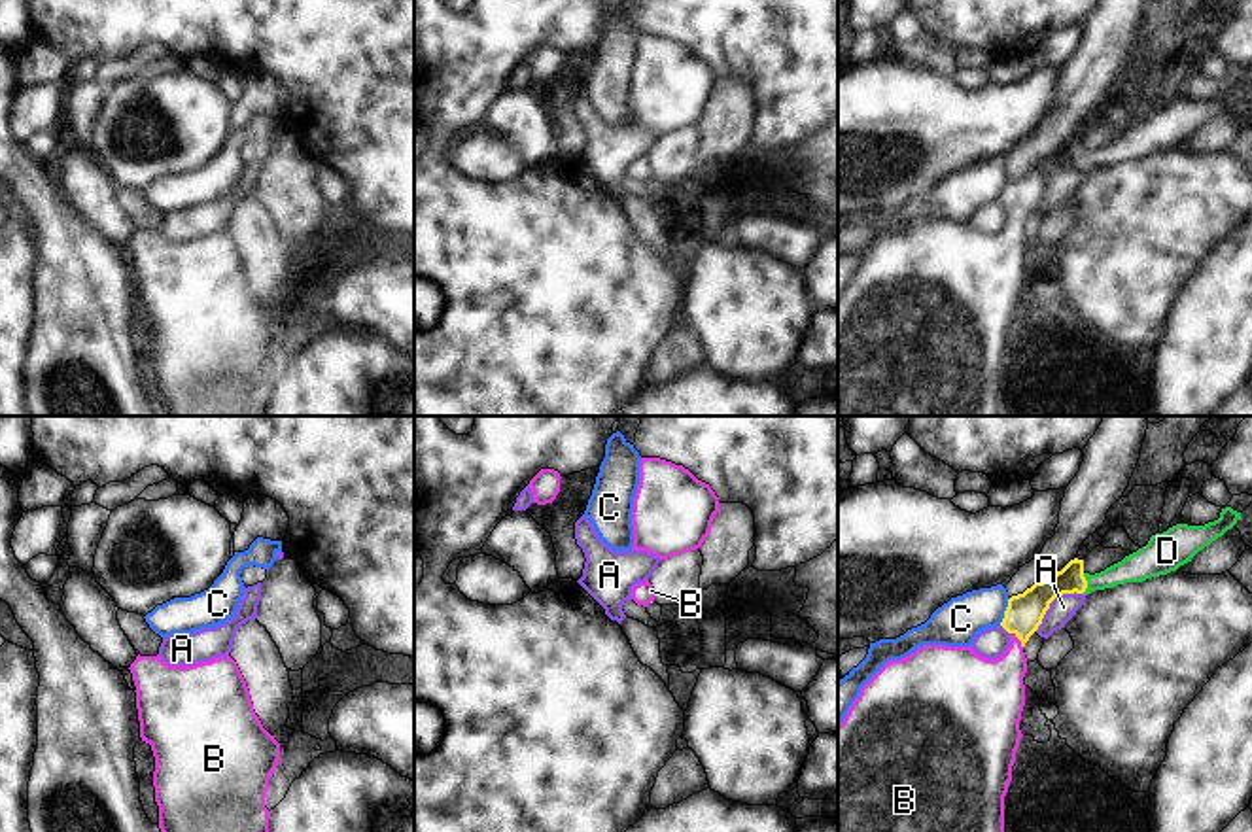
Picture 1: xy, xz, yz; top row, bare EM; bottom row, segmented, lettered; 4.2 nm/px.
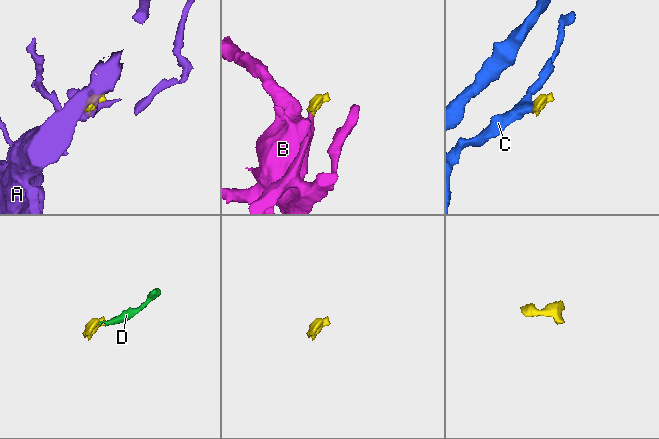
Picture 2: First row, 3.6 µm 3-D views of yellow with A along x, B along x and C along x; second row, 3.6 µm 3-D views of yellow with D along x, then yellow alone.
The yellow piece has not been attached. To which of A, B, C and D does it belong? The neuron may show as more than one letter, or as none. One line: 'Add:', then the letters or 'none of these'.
Add: B, D

